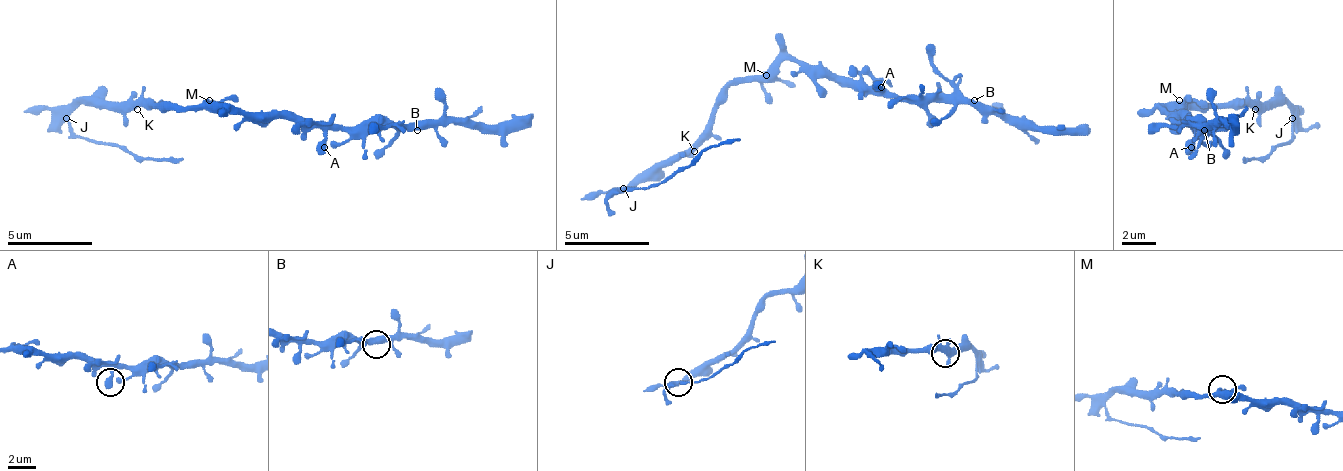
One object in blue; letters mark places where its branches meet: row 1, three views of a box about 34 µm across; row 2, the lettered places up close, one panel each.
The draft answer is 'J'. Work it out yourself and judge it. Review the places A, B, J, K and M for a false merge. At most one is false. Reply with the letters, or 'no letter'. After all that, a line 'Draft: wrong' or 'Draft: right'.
J
Draft: right

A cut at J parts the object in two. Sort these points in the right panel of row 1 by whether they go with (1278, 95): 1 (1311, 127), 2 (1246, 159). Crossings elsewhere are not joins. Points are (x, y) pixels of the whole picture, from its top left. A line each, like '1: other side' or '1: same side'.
1: same side
2: other side

